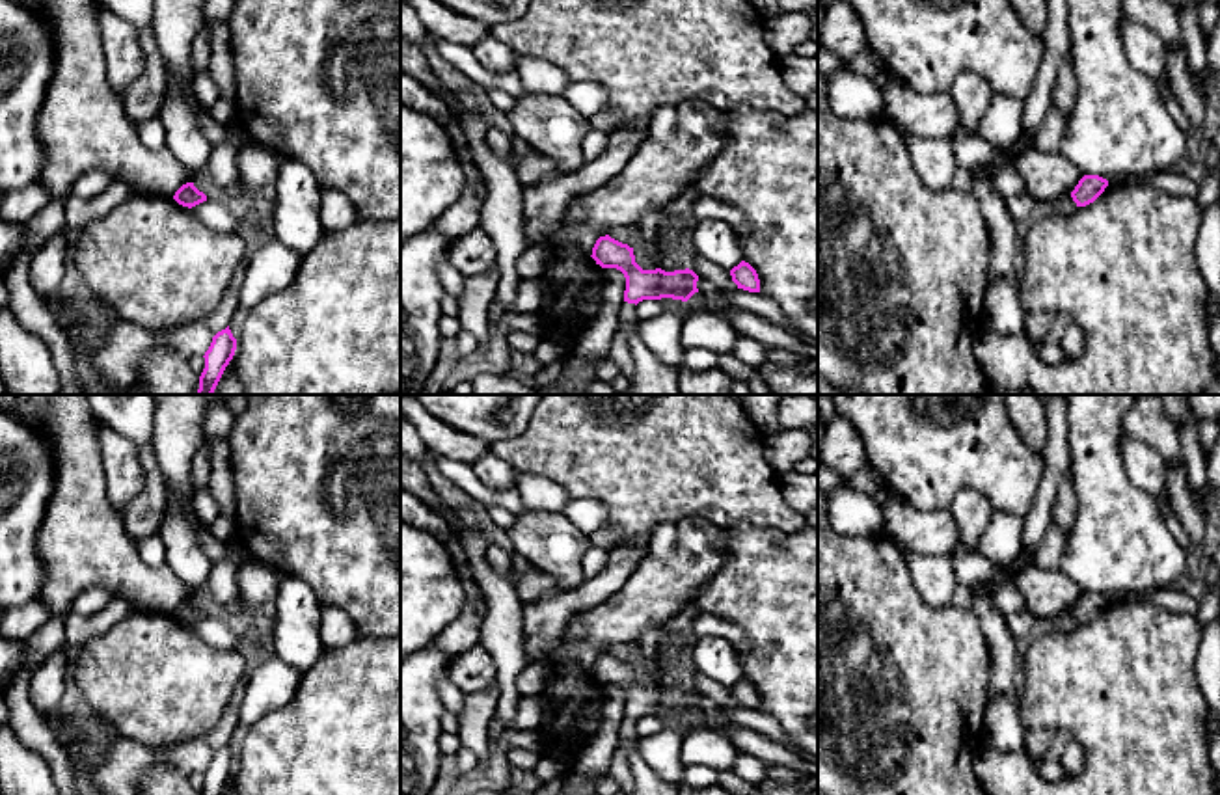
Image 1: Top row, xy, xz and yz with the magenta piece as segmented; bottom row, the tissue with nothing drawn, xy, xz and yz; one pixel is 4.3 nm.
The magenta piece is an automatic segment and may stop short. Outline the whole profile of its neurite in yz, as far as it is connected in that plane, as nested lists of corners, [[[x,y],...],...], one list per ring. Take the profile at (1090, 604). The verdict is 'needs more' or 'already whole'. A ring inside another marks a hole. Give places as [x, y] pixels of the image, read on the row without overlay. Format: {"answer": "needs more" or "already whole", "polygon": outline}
{"answer": "already whole", "polygon": [[[1084,592],[1071,609],[1071,614],[1077,624],[1086,624],[1093,620],[1105,609],[1106,603],[1108,598],[1099,592]]]}

